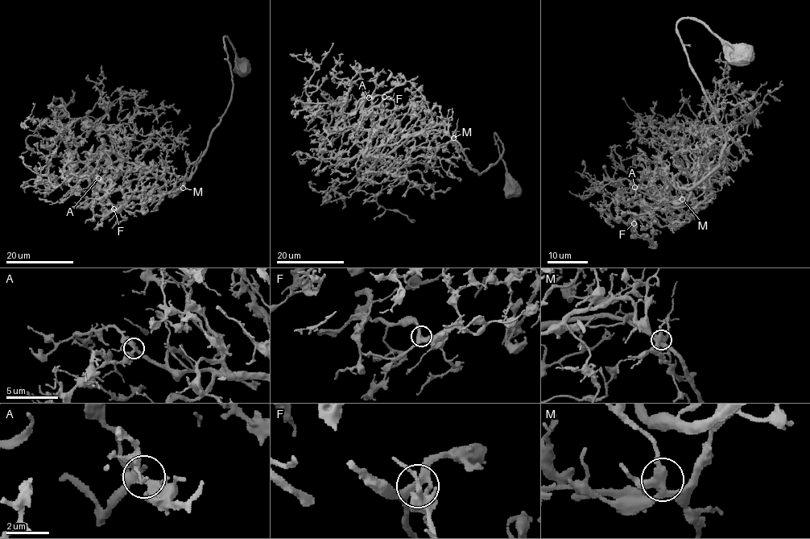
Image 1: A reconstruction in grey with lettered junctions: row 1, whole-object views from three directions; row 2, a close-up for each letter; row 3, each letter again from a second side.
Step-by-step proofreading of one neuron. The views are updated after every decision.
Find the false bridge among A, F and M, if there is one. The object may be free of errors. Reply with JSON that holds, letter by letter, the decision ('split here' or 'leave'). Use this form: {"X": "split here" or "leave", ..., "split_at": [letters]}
{"A": "leave", "F": "leave", "M": "leave", "split_at": []}

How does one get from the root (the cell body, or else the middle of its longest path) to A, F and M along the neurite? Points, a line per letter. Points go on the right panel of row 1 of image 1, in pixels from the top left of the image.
A: (741, 52), (697, 21), (677, 24), (725, 147), (693, 186), (675, 183), (690, 218), (704, 201), (634, 187)
F: (741, 52), (677, 24), (725, 147), (693, 186), (675, 183), (690, 218), (704, 201), (667, 198), (634, 223)
M: (741, 52), (697, 21), (677, 24), (688, 64), (725, 138), (703, 186), (682, 199)

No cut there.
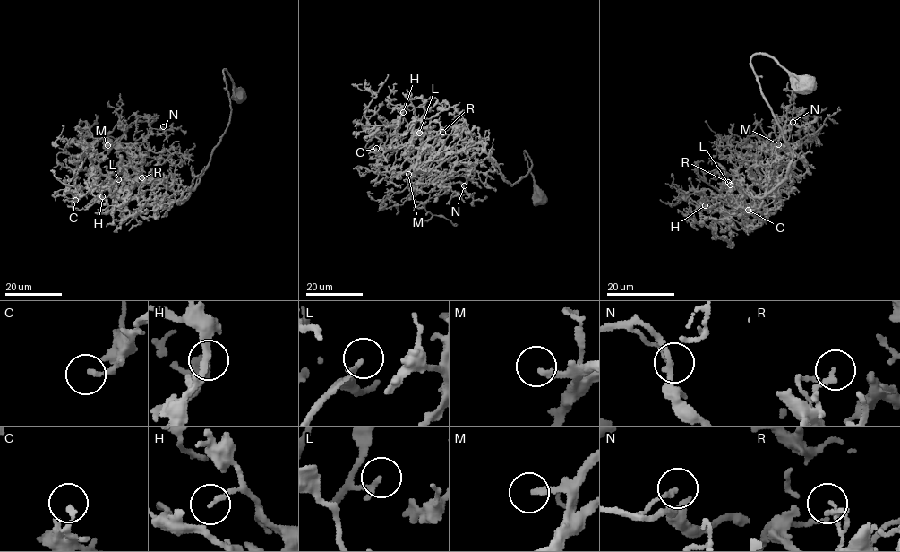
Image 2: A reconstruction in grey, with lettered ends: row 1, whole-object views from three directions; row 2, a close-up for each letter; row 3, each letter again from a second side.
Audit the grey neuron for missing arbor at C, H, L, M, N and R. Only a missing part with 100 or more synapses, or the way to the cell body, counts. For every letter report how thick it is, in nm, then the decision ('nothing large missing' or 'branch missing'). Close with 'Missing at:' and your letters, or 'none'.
C: 170 nm thick; nothing large missing
H: 160 nm thick; nothing large missing
L: 130 nm thick; nothing large missing
M: 190 nm thick; branch missing
N: 170 nm thick; nothing large missing
R: 170 nm thick; nothing large missing
Missing at: M

